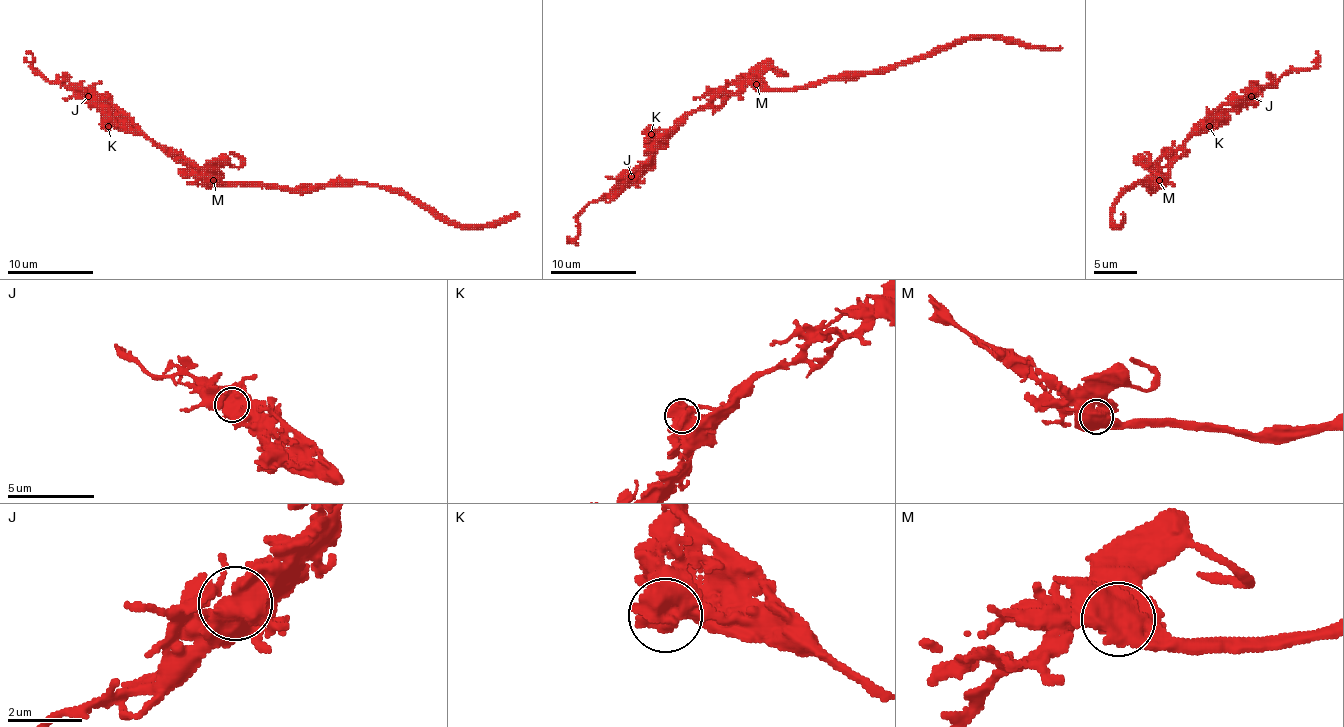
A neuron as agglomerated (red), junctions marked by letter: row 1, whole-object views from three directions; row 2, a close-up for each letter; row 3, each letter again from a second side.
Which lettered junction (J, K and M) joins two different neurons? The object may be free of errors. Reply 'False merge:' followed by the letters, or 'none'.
False merge: M

